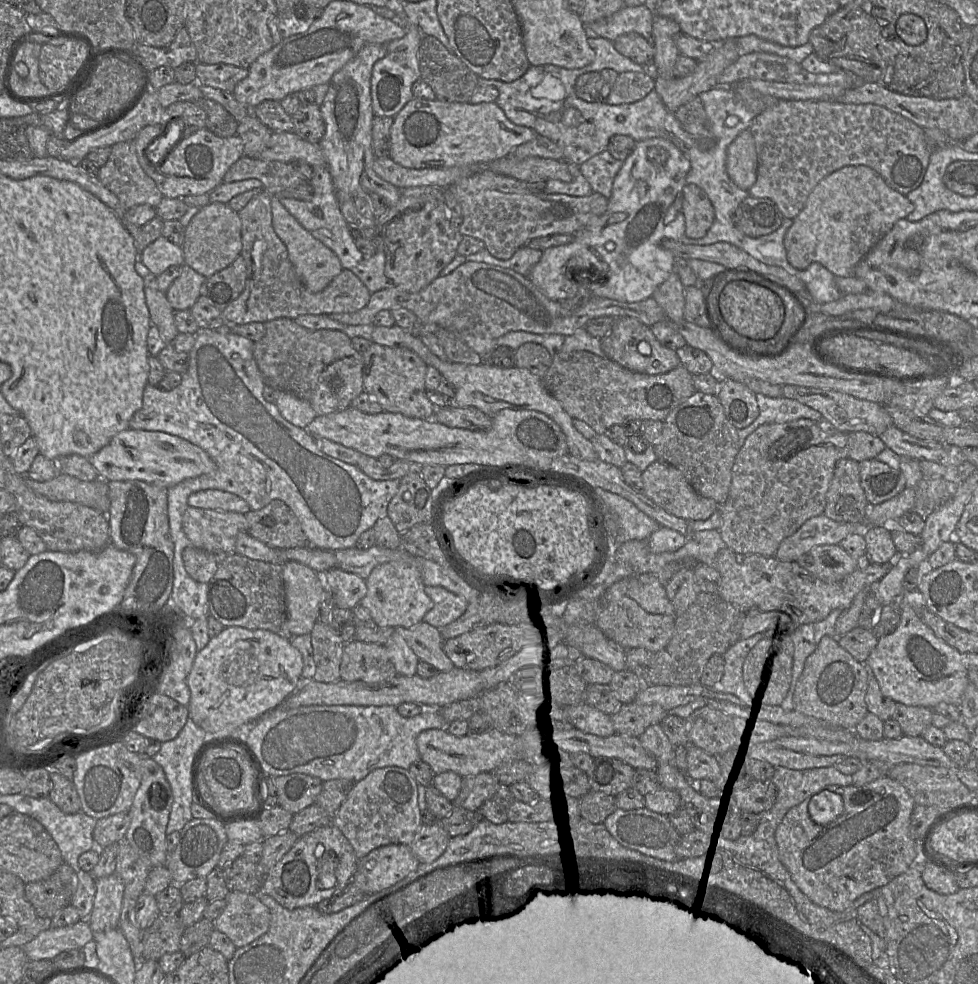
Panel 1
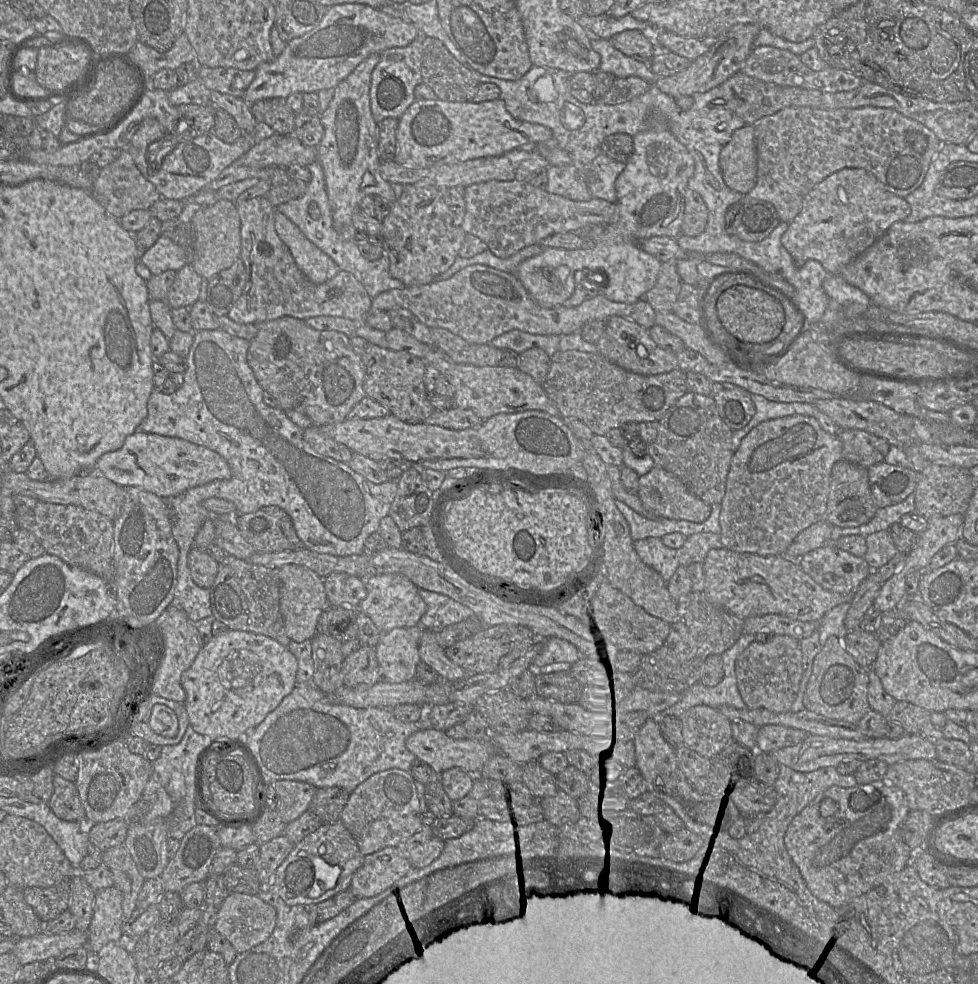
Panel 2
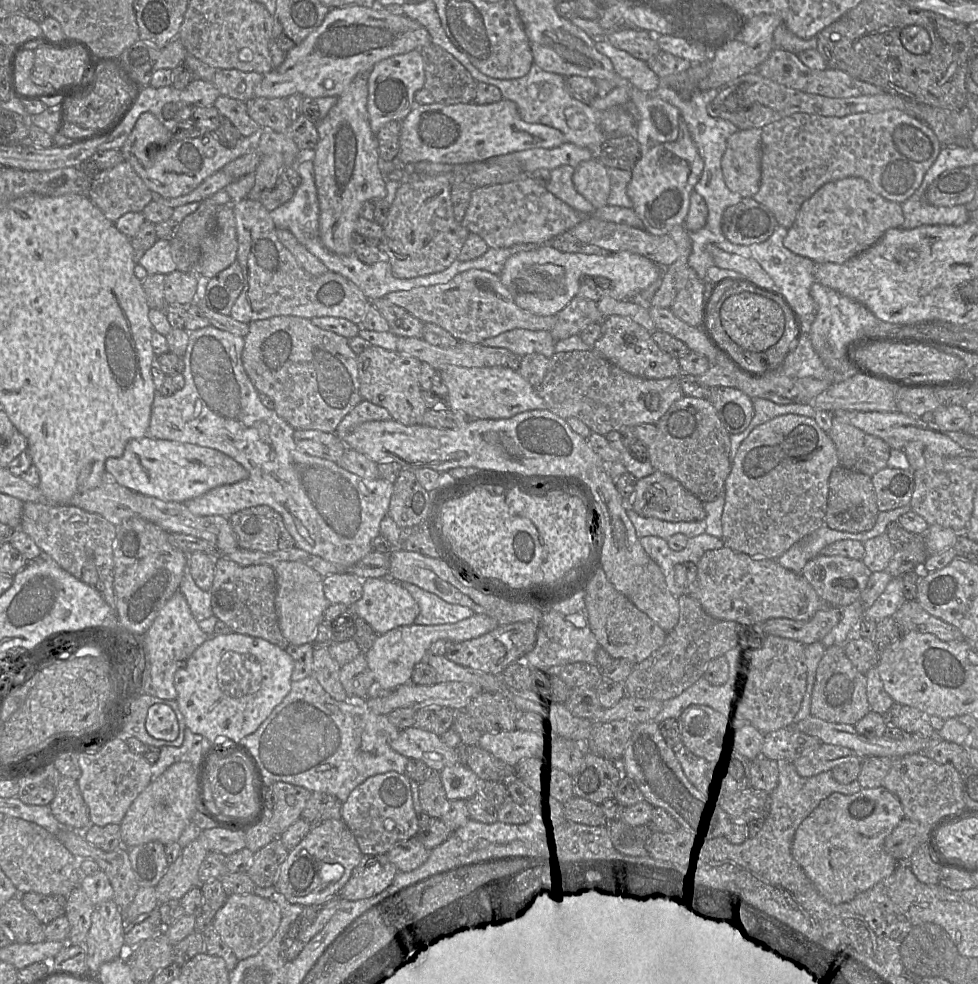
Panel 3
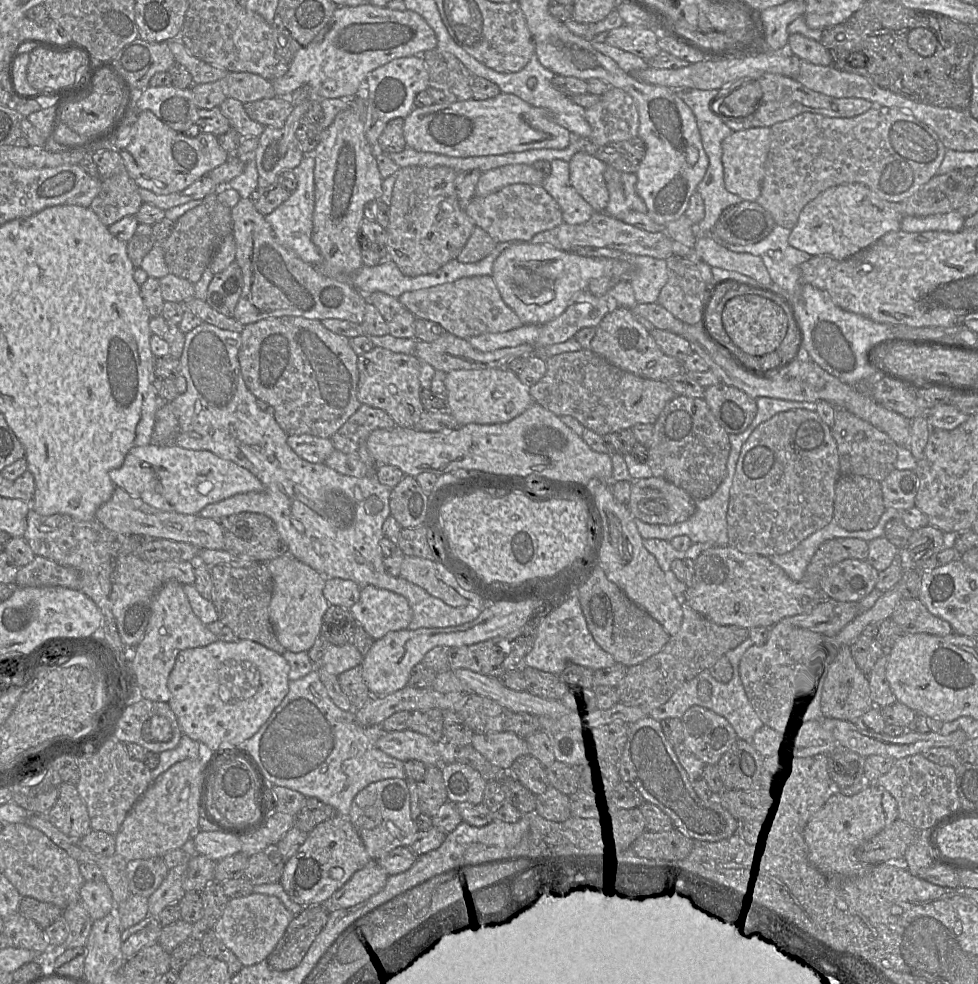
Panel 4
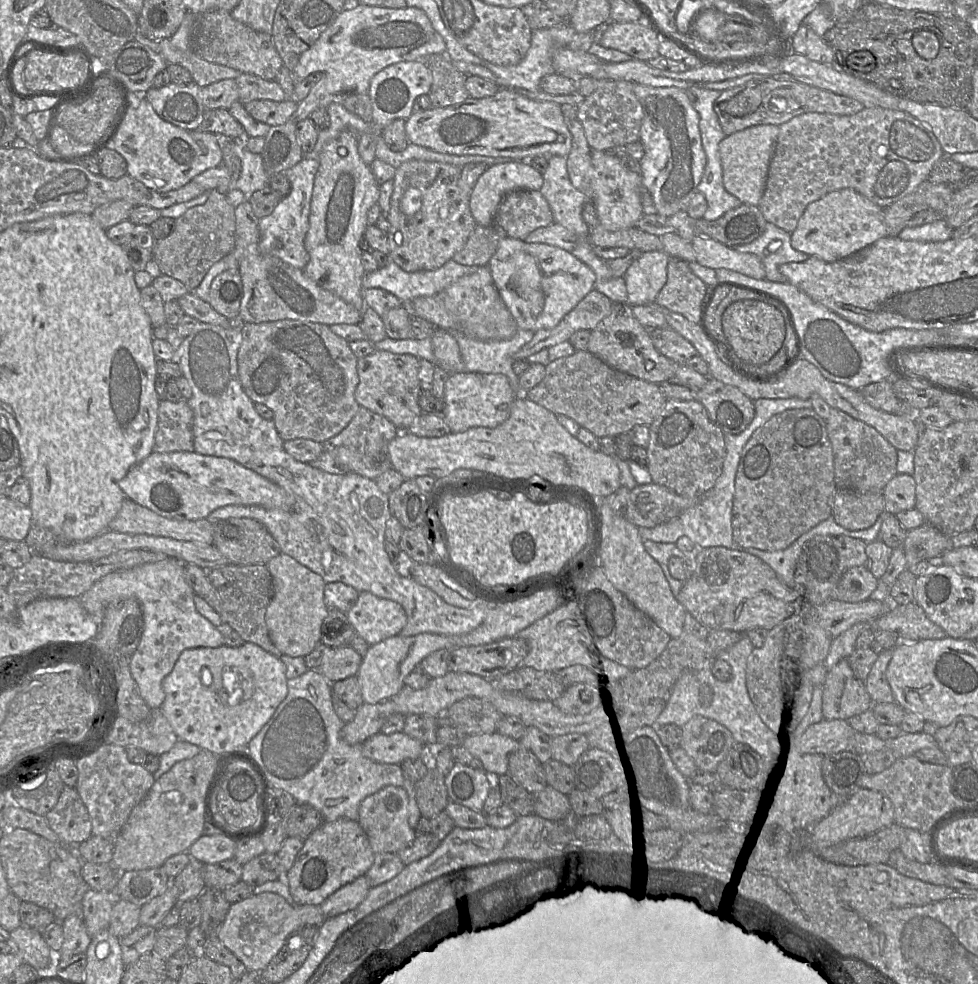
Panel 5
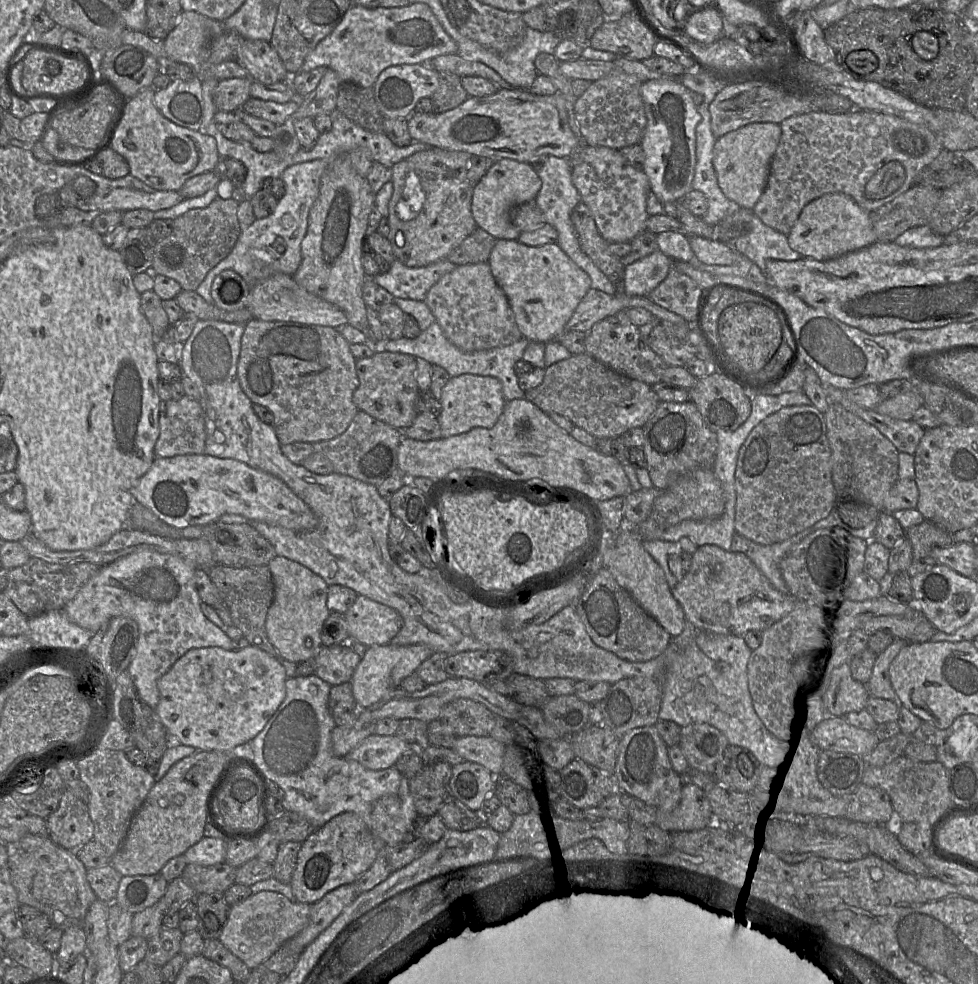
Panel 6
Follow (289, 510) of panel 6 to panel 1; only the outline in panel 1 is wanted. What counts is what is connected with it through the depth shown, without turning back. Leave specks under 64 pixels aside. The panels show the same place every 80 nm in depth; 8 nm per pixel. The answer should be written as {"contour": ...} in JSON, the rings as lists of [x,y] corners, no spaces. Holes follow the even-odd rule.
{"contour":[[[130,428],[116,434],[89,460],[99,473],[99,478],[107,482],[141,480],[165,488],[216,470],[211,457],[187,440],[163,432]]]}

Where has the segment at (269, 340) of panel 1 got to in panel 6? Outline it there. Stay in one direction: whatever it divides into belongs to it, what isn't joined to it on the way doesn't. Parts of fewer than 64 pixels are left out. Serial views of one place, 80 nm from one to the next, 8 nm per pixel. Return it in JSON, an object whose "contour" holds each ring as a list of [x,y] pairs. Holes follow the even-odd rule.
{"contour":[[[257,319],[245,324],[237,377],[243,392],[251,402],[264,406],[273,414],[272,426],[281,445],[331,440],[347,430],[359,411],[352,399],[359,386],[359,379],[356,373],[356,358],[349,346],[339,331],[329,326]]]}

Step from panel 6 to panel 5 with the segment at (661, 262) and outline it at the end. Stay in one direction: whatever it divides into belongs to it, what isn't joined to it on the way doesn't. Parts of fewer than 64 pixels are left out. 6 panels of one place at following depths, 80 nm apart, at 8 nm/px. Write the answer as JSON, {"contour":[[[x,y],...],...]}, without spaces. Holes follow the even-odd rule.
{"contour":[[[664,251],[642,253],[626,270],[628,303],[631,306],[655,303],[656,297],[667,281],[670,256]]]}

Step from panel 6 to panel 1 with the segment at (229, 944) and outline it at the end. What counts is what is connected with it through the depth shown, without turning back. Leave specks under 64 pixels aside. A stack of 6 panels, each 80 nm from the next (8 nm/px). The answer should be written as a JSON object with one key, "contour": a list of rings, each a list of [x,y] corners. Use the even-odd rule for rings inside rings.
{"contour":[[[229,891],[223,912],[214,920],[216,930],[241,948],[265,934],[270,927],[270,911],[255,894]]]}

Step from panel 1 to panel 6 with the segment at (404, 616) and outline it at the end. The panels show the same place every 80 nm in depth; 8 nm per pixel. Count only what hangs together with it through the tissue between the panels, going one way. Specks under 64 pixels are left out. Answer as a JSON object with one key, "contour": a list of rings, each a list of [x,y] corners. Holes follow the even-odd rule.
{"contour":[[[357,595],[344,617],[349,641],[360,642],[366,647],[390,643],[403,625],[395,609],[363,595]]]}

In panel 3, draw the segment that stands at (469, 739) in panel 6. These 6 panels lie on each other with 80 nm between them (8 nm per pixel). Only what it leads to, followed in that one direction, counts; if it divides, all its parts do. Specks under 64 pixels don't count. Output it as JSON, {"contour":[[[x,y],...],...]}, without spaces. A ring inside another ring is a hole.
{"contour":[[[523,730],[485,732],[478,746],[490,752],[499,760],[515,767],[526,757],[535,757],[539,747],[554,734],[532,734]]]}

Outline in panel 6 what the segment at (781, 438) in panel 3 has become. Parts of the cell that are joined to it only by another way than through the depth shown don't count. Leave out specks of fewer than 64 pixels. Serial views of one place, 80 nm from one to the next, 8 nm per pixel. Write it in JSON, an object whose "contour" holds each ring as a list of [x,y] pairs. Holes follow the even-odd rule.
{"contour":[[[813,405],[781,408],[756,425],[742,444],[735,471],[735,532],[761,545],[782,542],[826,518],[837,504],[824,414]]]}

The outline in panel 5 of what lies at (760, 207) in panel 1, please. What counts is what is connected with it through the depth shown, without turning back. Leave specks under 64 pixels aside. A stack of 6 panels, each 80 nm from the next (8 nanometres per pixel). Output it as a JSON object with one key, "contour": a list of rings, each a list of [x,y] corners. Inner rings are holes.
{"contour":[[[743,203],[714,221],[707,221],[704,218],[694,221],[697,235],[710,237],[727,247],[736,247],[753,242],[763,233],[766,224],[767,221],[758,206]]]}

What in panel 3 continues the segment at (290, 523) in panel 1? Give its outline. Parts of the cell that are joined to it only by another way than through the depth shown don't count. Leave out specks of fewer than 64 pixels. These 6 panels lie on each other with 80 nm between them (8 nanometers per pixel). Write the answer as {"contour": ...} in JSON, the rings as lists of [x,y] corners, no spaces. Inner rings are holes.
{"contour":[[[267,505],[247,508],[227,518],[239,548],[273,553],[295,547],[282,516]]]}

